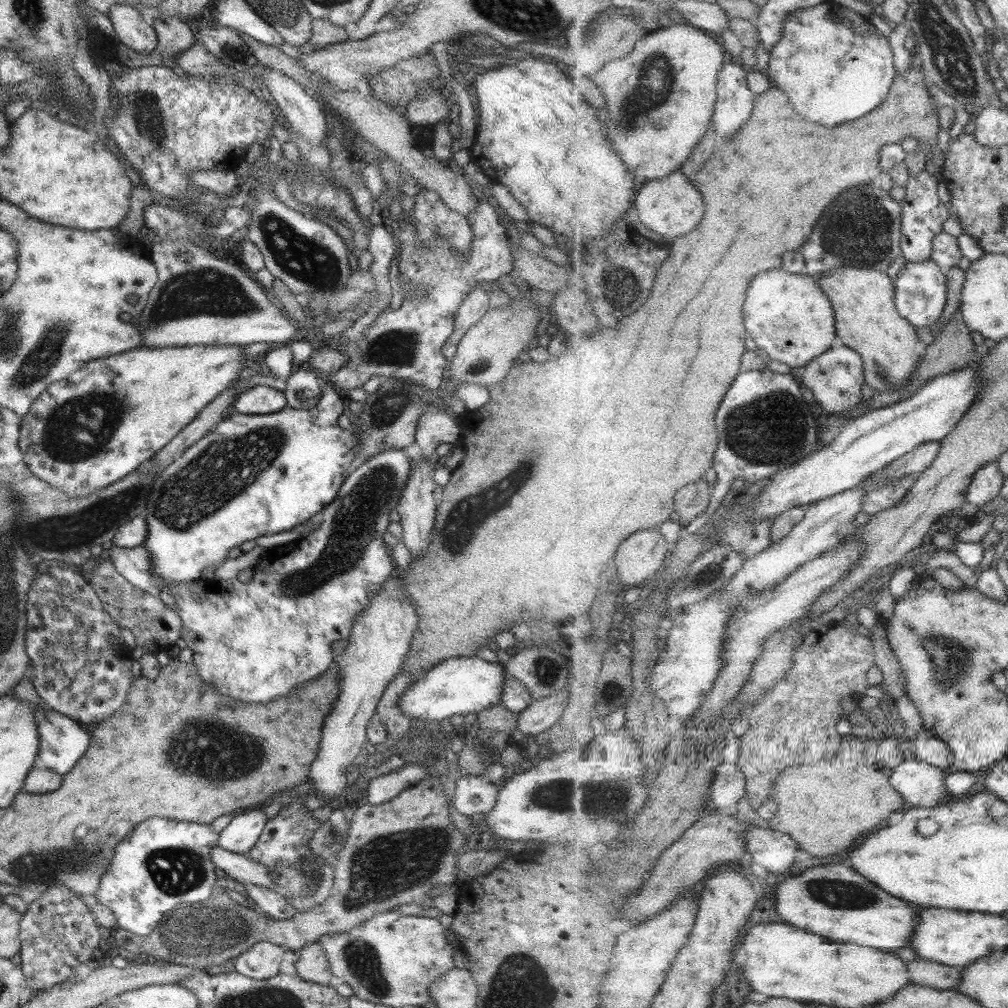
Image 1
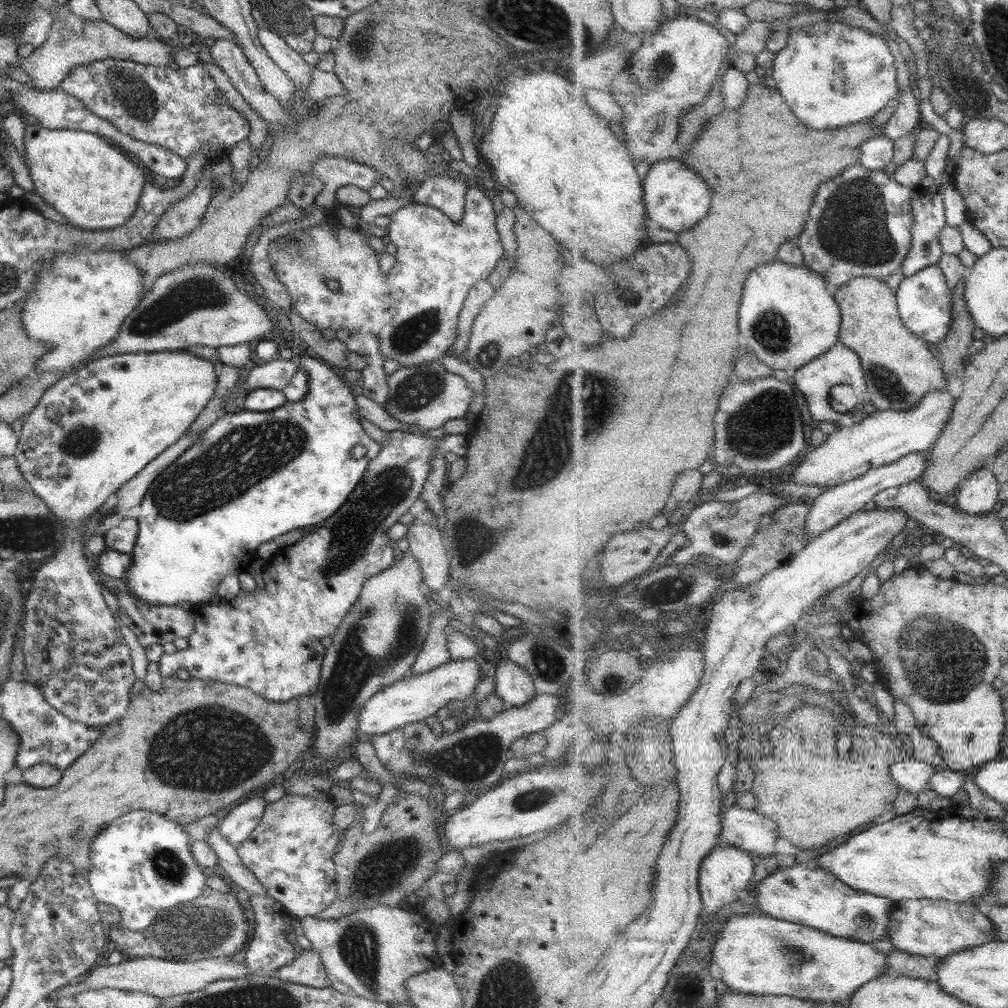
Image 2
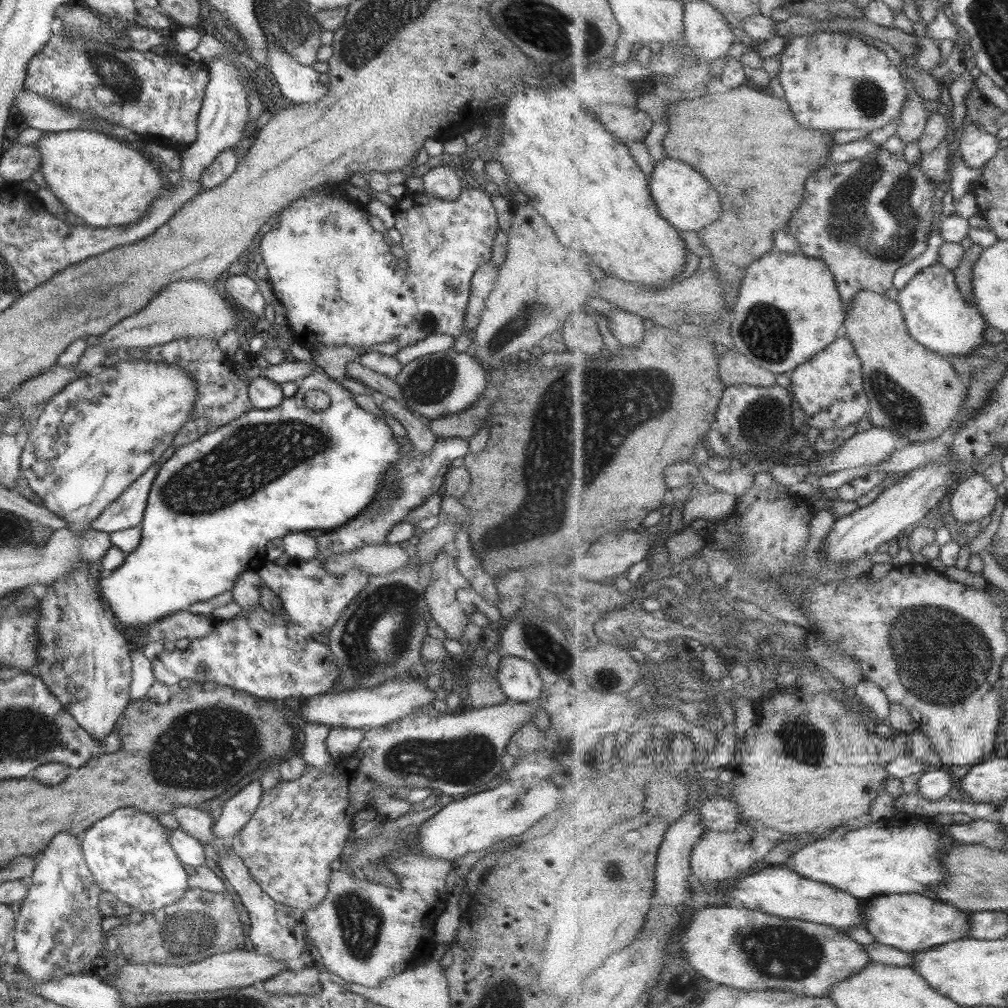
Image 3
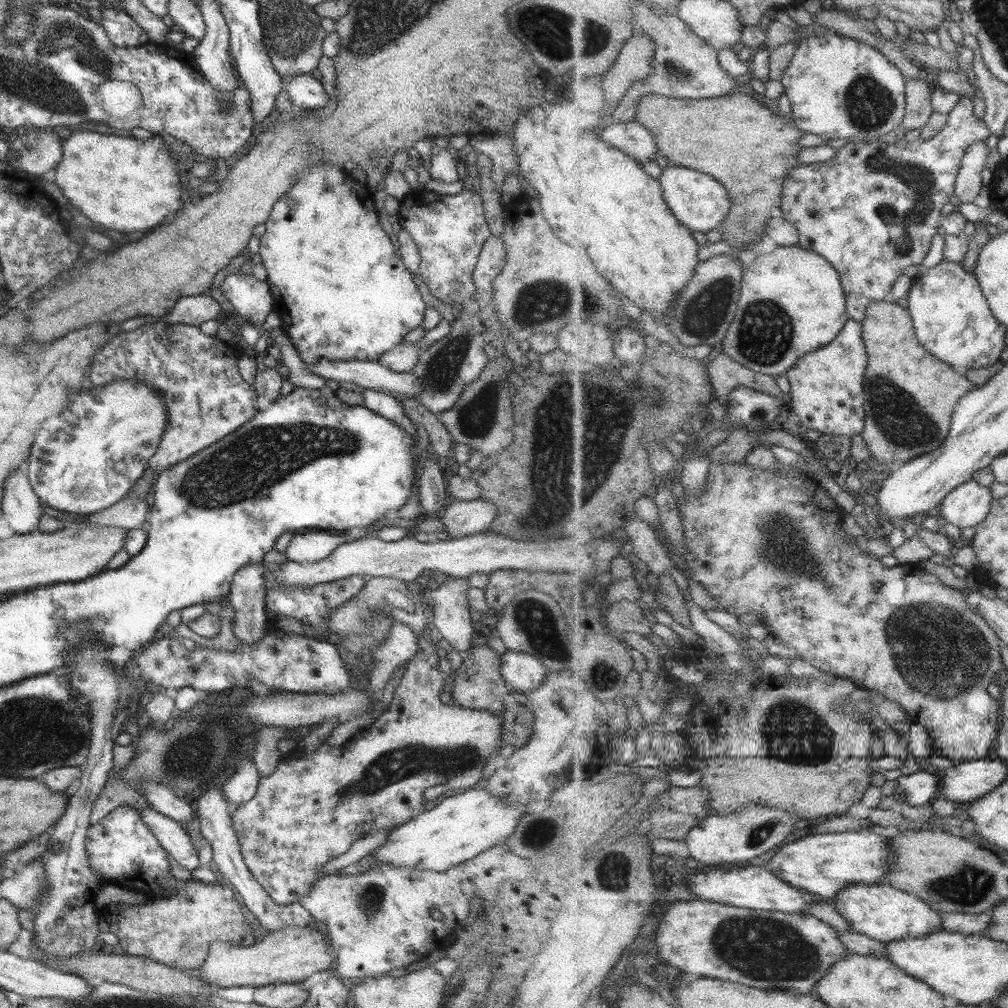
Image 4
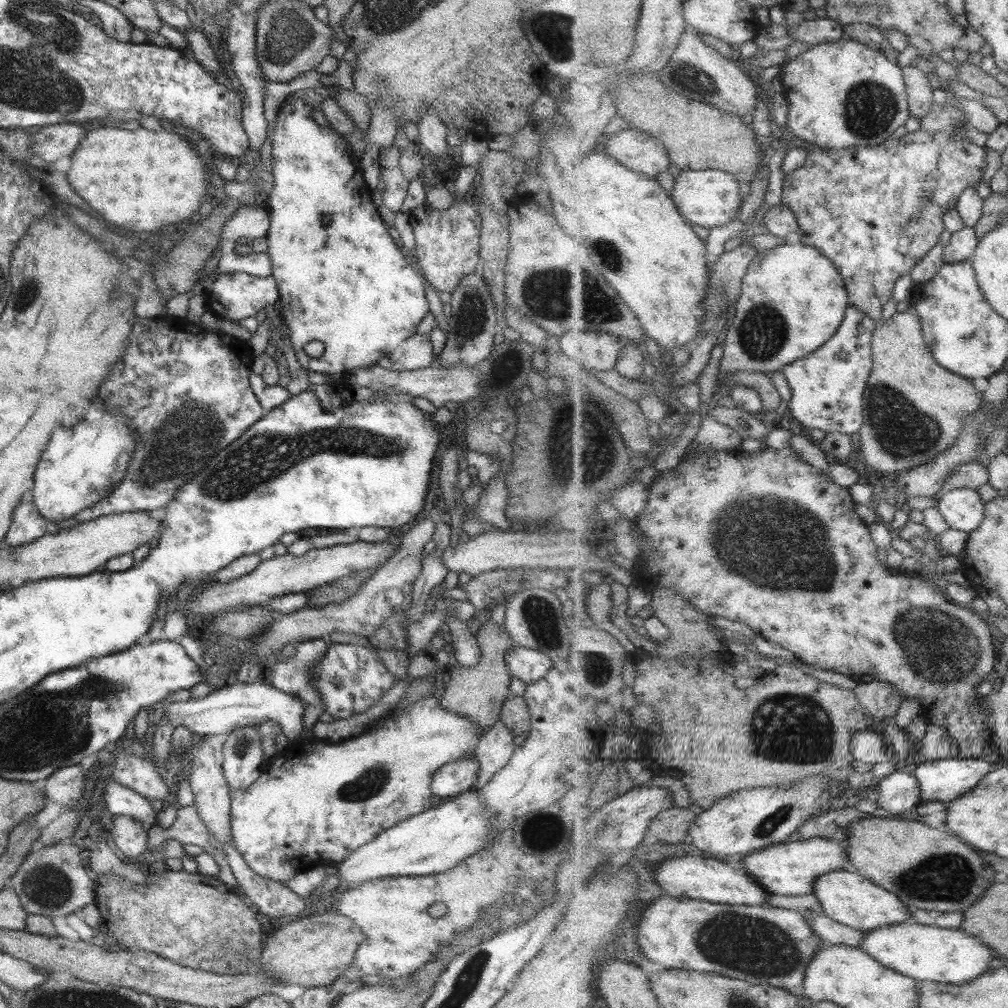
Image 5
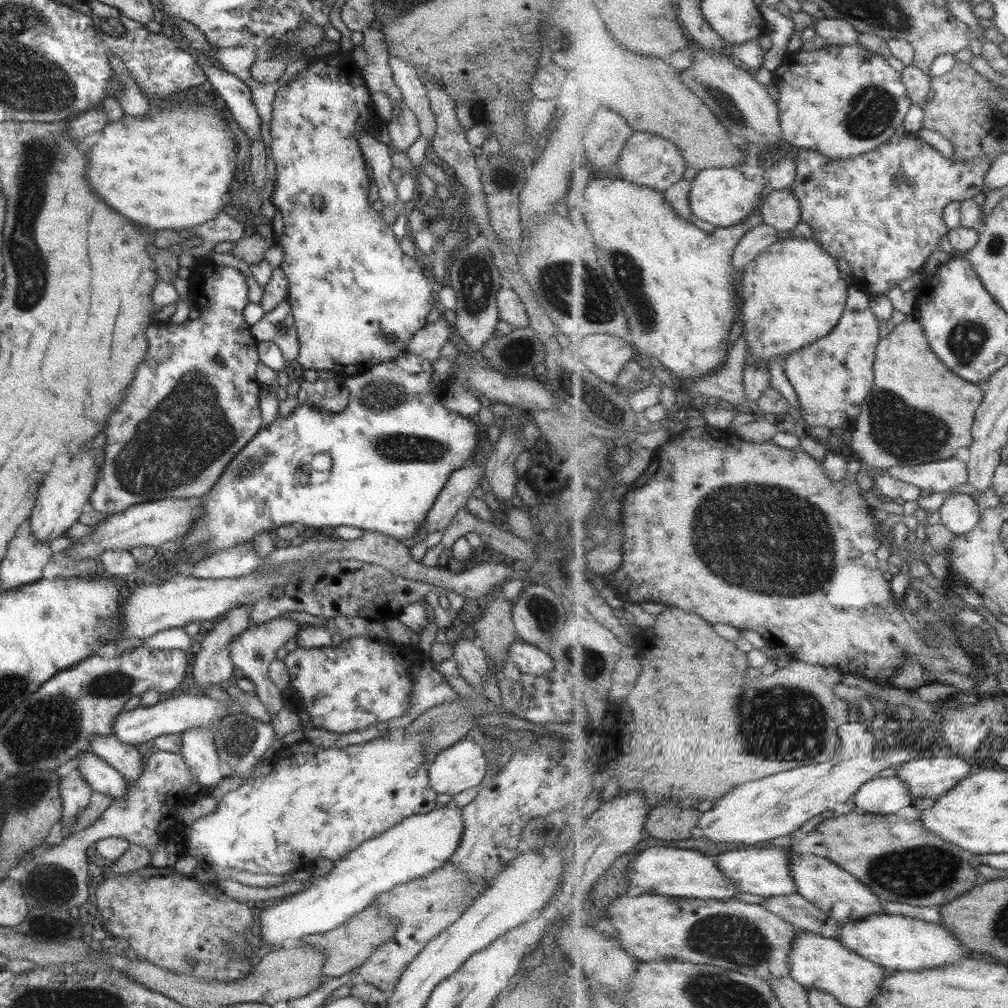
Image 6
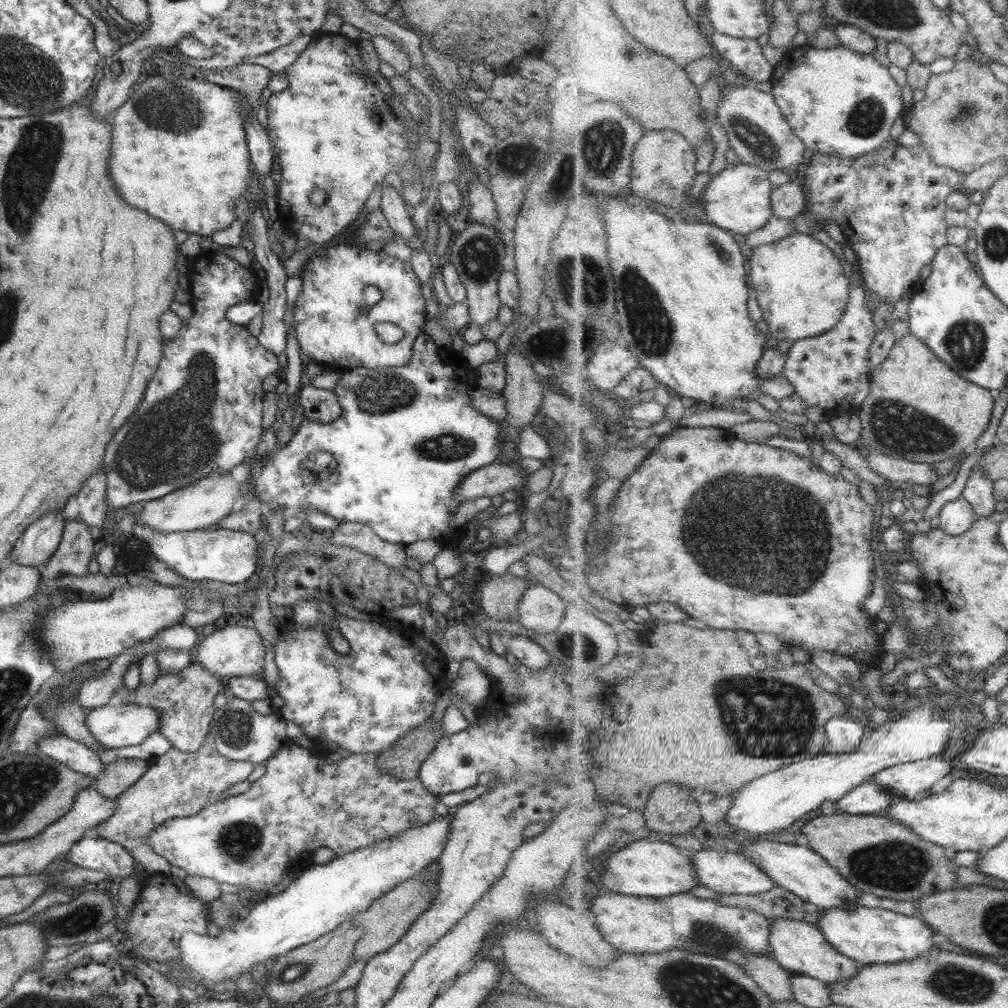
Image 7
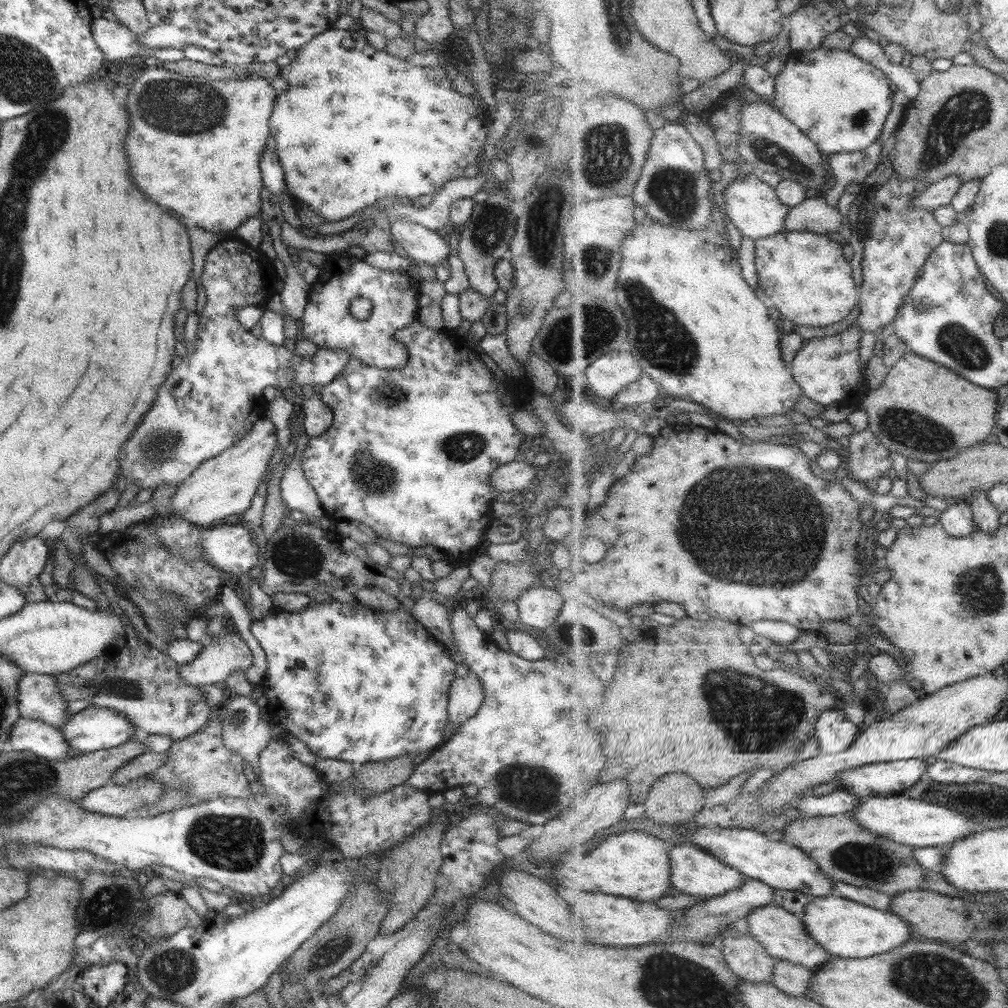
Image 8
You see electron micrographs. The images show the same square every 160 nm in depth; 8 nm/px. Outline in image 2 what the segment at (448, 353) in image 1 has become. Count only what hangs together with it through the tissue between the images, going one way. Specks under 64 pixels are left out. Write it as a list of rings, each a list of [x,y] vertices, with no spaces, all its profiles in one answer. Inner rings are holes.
[[[483,279],[478,280],[468,290],[458,315],[457,336],[455,342],[452,344],[451,348],[449,348],[447,353],[458,356],[467,348],[473,320],[477,317],[481,308],[483,308],[483,304],[488,302],[491,296],[493,296],[494,289],[495,288],[488,283],[487,279]]]

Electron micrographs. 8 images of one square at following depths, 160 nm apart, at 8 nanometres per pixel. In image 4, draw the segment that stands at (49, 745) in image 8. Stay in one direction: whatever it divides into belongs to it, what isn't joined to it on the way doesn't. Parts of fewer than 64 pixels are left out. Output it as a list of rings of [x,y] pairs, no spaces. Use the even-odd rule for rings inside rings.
[[[141,807],[136,811],[149,832],[159,841],[161,848],[164,848],[179,866],[189,871],[199,866],[197,852],[193,849],[186,831],[181,829],[176,820],[163,816],[151,807]]]

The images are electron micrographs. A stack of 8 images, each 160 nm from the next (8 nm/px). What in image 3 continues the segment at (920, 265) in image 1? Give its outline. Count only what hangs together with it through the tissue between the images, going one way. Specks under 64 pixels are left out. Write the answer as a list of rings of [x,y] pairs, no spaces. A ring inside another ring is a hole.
[[[939,262],[924,268],[903,290],[898,290],[897,300],[910,335],[925,348],[939,353],[942,357],[972,358],[977,356],[975,350],[986,343],[984,334],[989,324],[977,306],[969,304],[963,297],[954,271]]]

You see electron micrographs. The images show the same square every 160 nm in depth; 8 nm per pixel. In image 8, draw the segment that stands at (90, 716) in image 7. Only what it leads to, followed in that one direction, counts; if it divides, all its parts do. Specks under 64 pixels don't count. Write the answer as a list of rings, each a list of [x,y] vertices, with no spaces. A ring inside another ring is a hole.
[[[95,706],[83,708],[72,716],[67,715],[67,720],[57,729],[66,744],[70,746],[70,750],[83,753],[113,748],[127,740],[131,735],[139,735],[134,726],[120,715],[117,715],[115,711]]]

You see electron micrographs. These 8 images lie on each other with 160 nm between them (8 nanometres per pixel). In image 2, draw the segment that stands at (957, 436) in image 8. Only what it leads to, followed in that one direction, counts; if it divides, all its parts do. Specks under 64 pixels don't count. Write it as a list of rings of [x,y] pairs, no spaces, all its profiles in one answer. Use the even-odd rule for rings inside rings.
[[[860,276],[850,280],[833,295],[842,312],[841,341],[858,352],[866,373],[866,399],[876,410],[909,410],[918,406],[926,394],[934,390],[947,390],[946,372],[942,369],[941,360],[929,350],[926,340],[907,328],[898,312],[898,296],[889,290],[885,281],[872,276]]]

